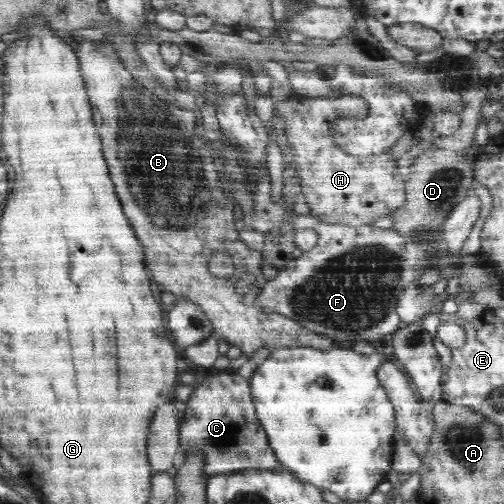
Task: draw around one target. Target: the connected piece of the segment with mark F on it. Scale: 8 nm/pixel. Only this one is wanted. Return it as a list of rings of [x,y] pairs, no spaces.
[[[472,187],[467,190],[466,196],[455,206],[447,217],[446,232],[442,232],[442,226],[435,235],[426,236],[424,239],[404,238],[394,229],[381,229],[372,225],[346,225],[340,223],[326,223],[316,219],[312,215],[289,214],[281,203],[272,202],[270,194],[256,194],[253,196],[253,215],[251,216],[251,228],[269,229],[272,226],[280,226],[290,223],[294,230],[313,228],[319,236],[318,242],[308,251],[303,252],[298,258],[292,257],[285,262],[285,267],[279,269],[279,273],[273,280],[267,281],[256,296],[256,307],[270,309],[283,314],[291,320],[299,322],[304,328],[312,332],[320,332],[321,335],[330,337],[336,343],[352,346],[360,340],[382,340],[386,334],[394,334],[402,327],[402,322],[397,316],[396,303],[401,295],[402,288],[412,283],[420,276],[425,264],[424,250],[432,252],[436,247],[446,247],[455,251],[459,249],[476,220],[480,216],[482,208],[480,199]]]

